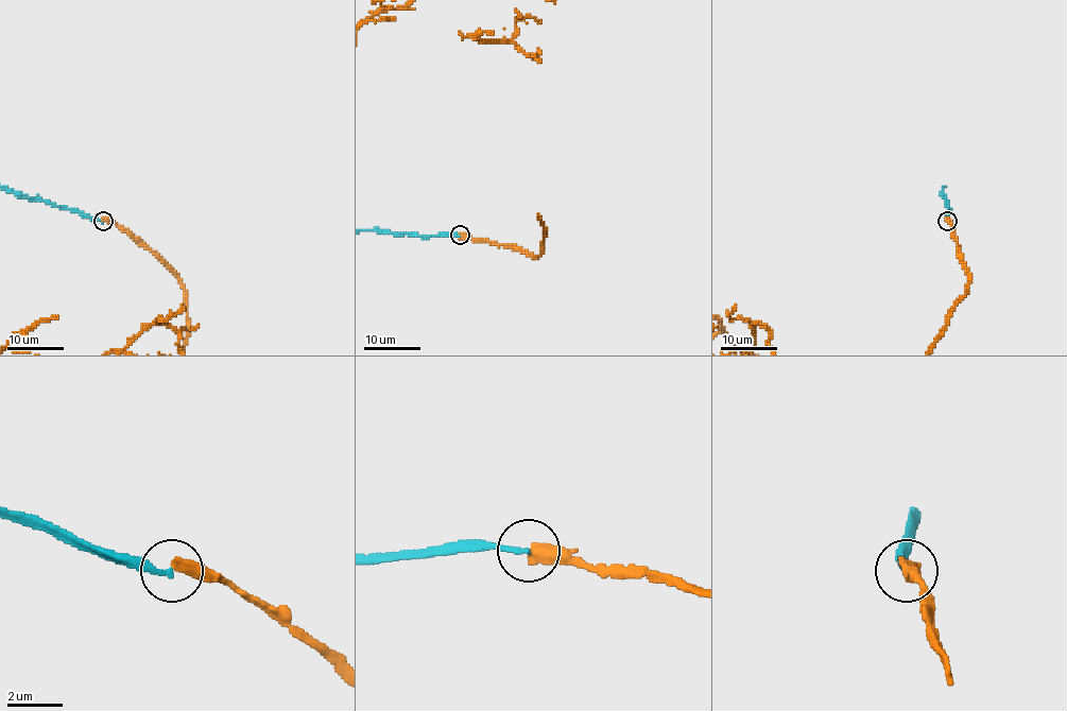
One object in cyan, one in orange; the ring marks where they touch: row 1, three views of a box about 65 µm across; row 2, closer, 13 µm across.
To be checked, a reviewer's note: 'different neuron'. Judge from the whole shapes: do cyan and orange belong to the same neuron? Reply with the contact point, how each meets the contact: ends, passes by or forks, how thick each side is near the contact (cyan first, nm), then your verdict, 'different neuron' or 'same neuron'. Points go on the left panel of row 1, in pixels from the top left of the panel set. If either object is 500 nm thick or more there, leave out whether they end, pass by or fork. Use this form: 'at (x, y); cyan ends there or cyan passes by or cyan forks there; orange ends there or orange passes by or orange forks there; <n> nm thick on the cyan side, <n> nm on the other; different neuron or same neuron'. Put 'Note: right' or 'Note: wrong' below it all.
at (103, 221); cyan ends there; orange ends there; 190 nm thick on the cyan side, 480 nm on the other; different neuron
Note: right

